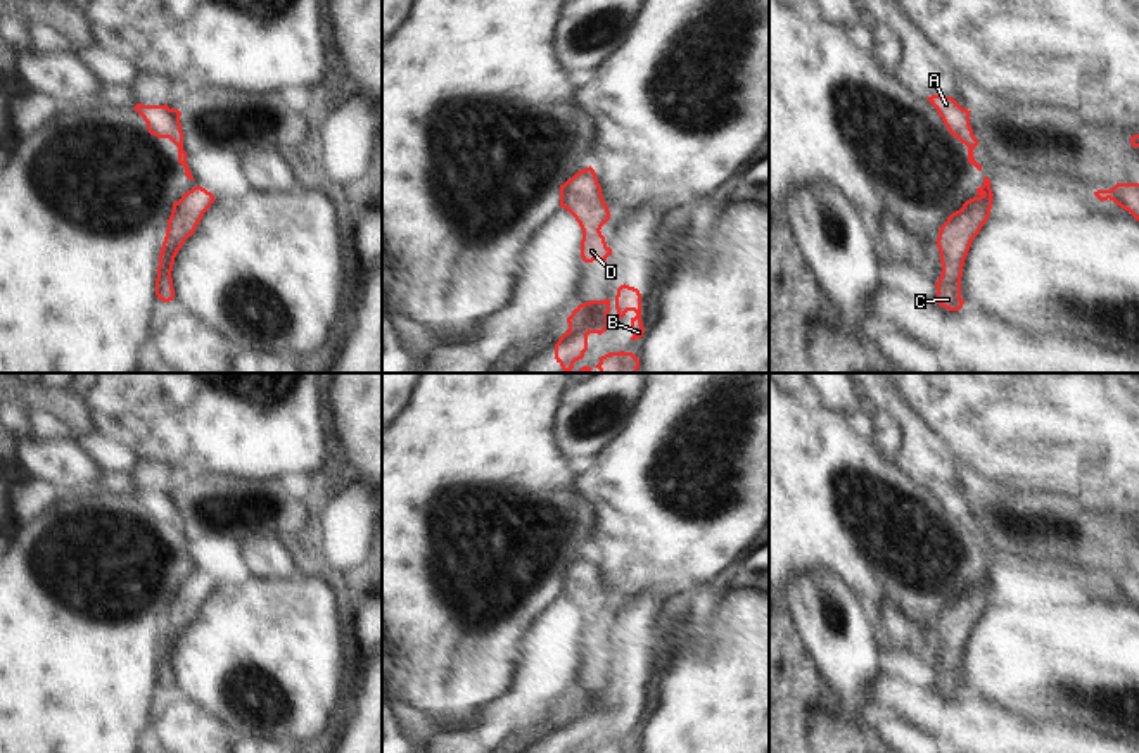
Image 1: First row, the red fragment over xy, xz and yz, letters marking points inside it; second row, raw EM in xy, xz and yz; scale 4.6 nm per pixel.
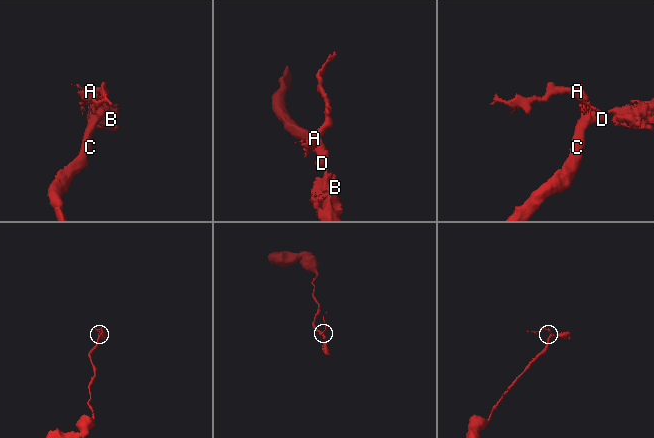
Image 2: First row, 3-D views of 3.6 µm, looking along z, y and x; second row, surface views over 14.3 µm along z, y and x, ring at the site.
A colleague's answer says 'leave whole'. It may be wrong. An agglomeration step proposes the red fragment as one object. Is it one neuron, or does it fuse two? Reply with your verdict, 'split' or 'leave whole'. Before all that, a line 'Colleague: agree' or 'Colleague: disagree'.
Colleague: disagree
split

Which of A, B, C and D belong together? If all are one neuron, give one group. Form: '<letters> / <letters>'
A / B C D

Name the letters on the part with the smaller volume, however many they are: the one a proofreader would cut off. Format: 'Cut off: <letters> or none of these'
Cut off: A

